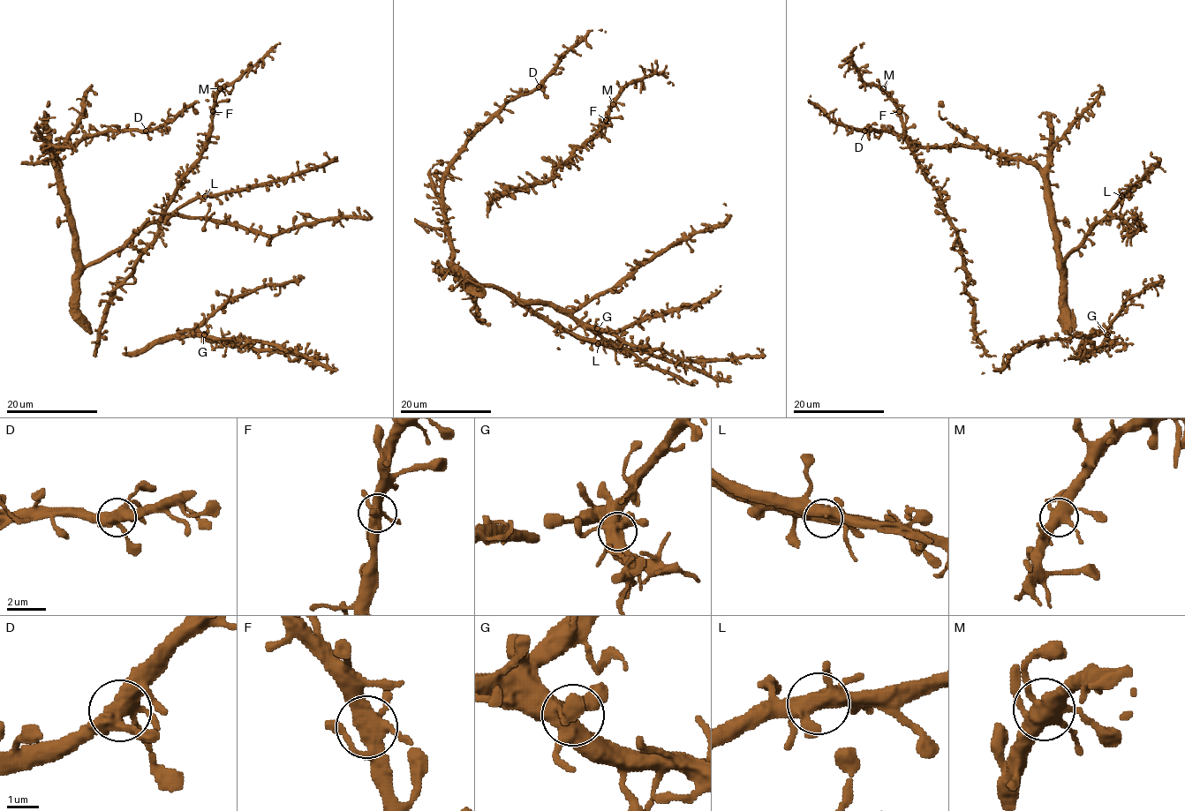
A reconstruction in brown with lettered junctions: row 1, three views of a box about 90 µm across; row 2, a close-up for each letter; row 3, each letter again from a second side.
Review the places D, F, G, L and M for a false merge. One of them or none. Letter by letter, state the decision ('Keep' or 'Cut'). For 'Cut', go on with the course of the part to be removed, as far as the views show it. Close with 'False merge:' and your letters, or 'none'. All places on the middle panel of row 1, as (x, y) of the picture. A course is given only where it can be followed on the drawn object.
D: Keep
F: Keep
G: Keep
L: Keep
M: Keep
False merge: none

